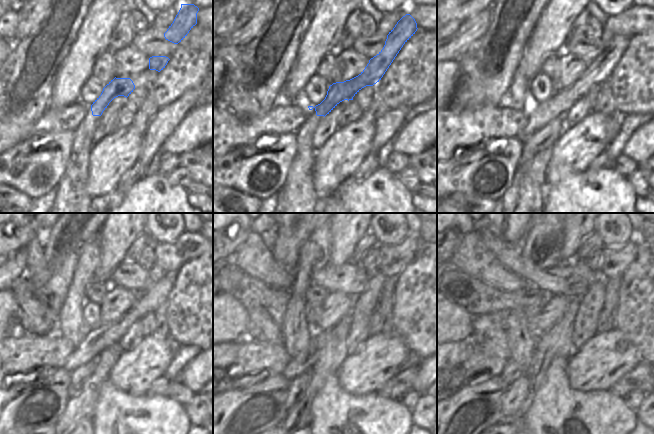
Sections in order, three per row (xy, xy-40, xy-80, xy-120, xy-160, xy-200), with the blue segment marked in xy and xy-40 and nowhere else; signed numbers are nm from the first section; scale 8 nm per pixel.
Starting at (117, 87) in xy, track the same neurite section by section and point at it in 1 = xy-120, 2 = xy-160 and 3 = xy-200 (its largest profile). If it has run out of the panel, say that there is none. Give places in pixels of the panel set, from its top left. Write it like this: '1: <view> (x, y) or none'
1: xy-120 (95, 340)
2: xy-160 (319, 338)
3: xy-200 (512, 371)

